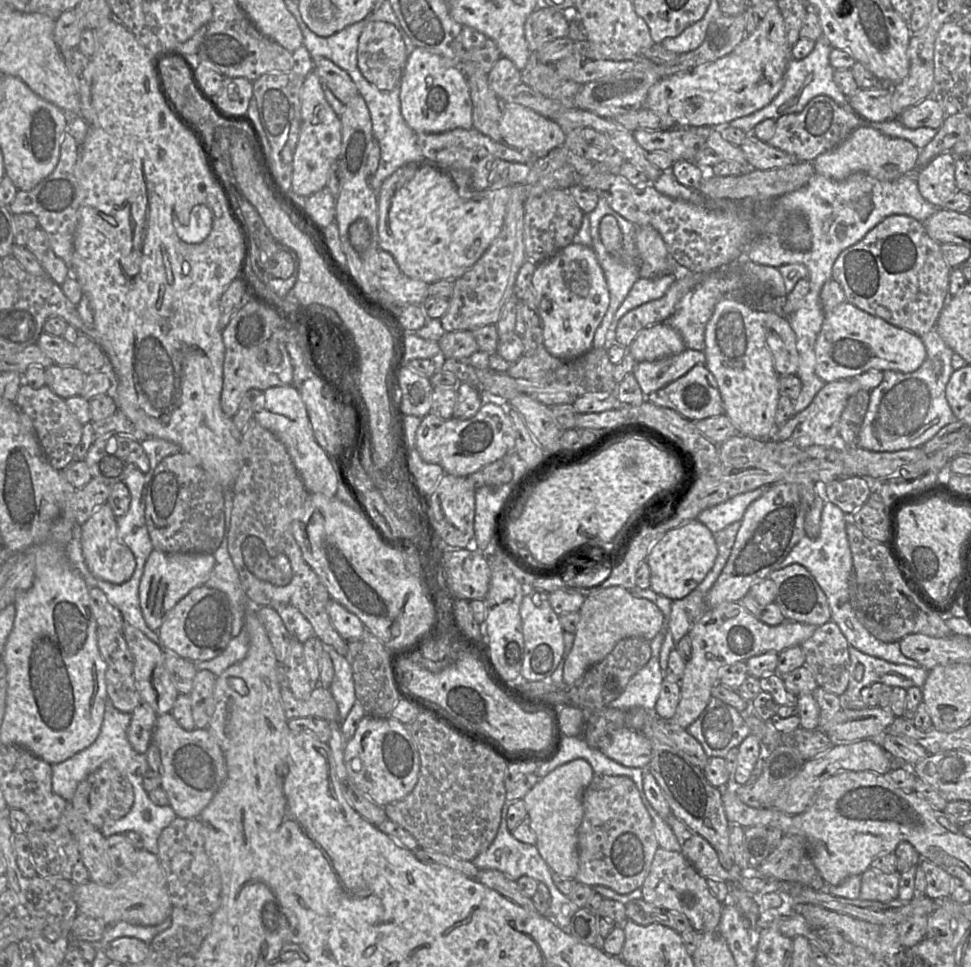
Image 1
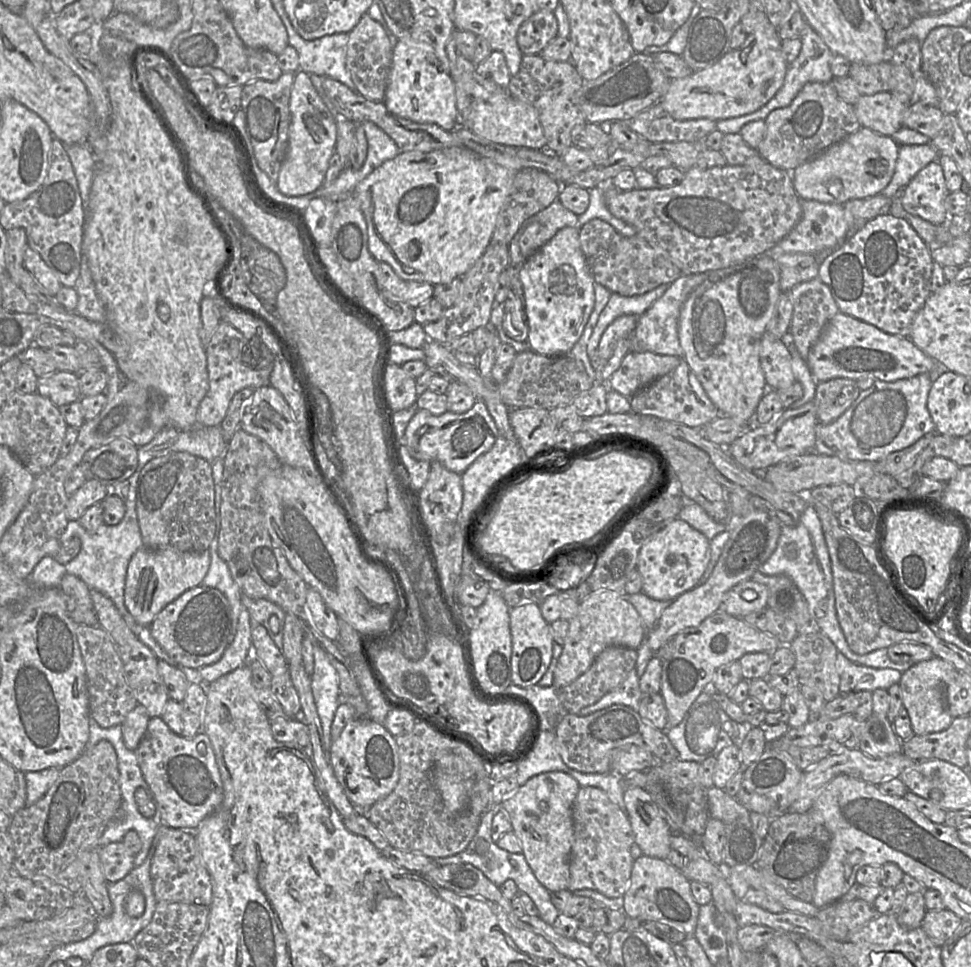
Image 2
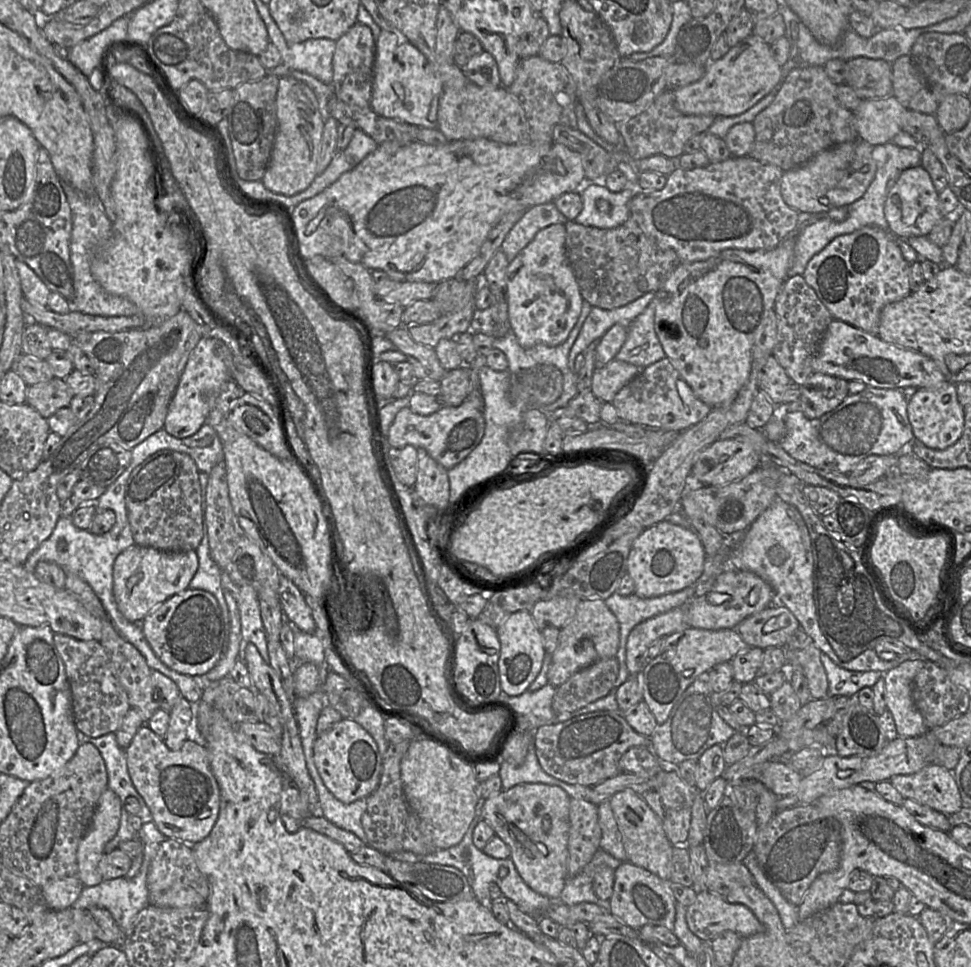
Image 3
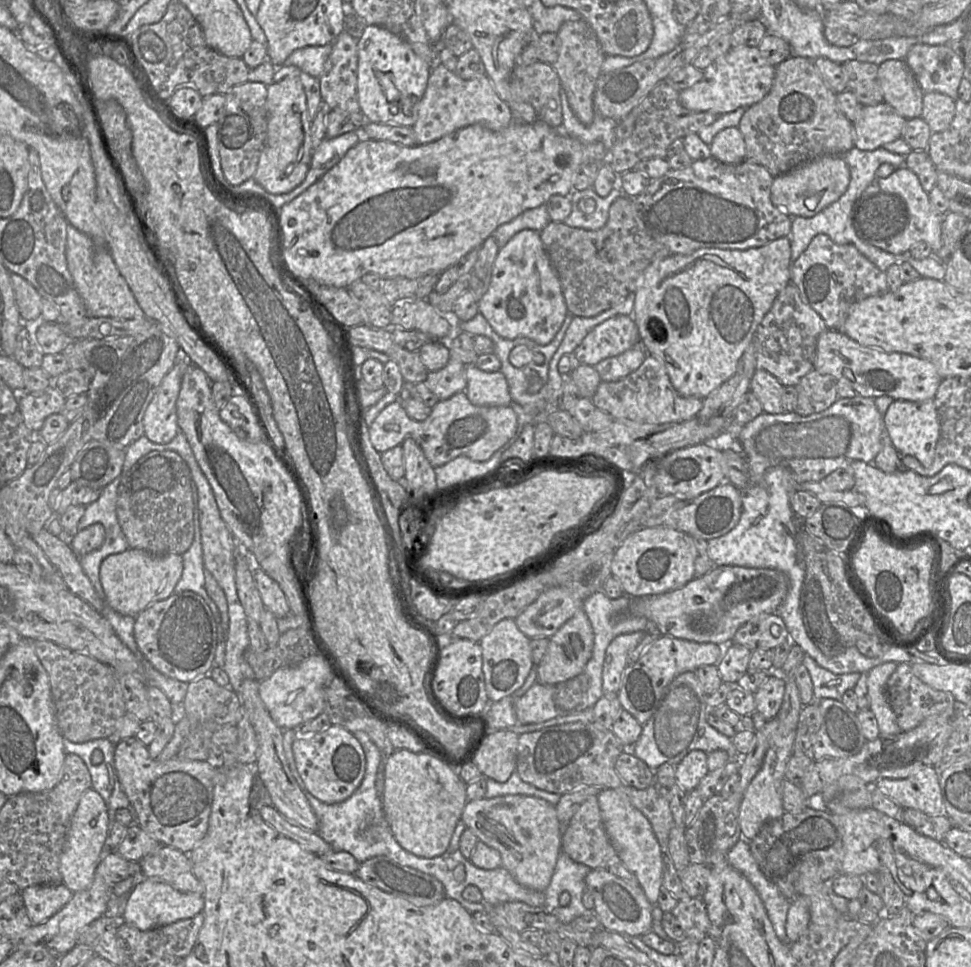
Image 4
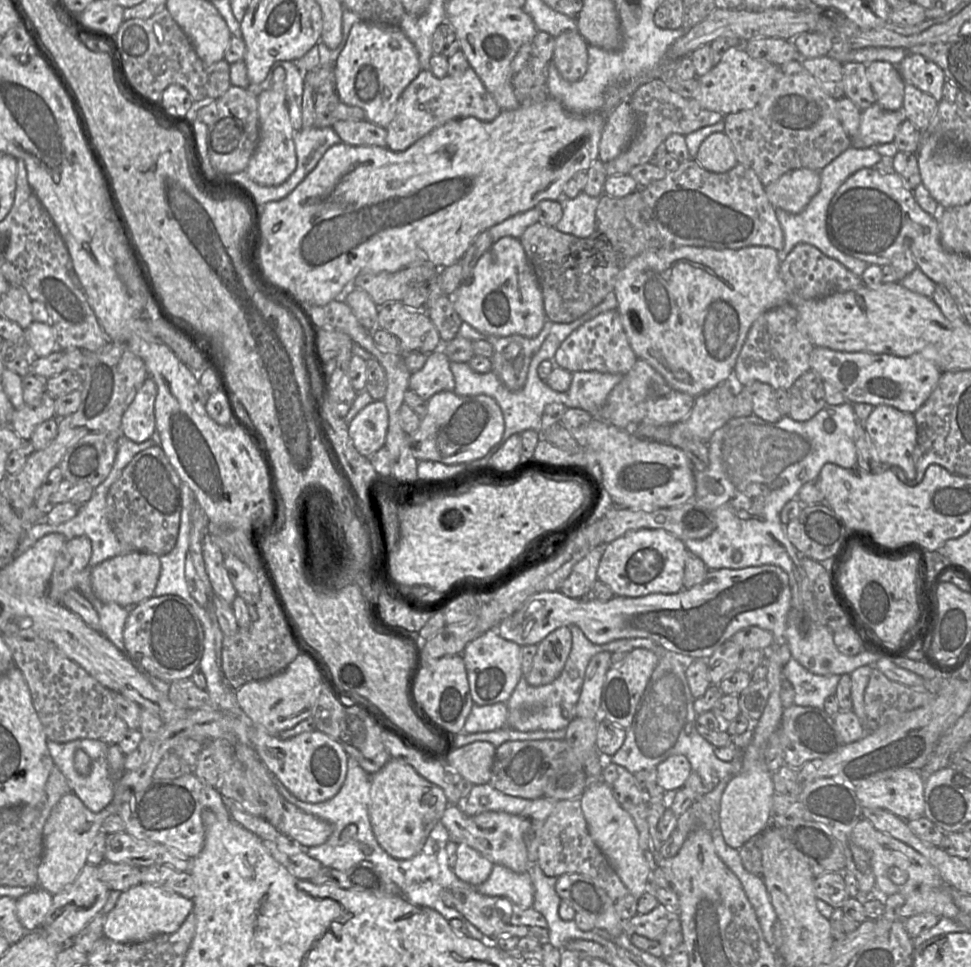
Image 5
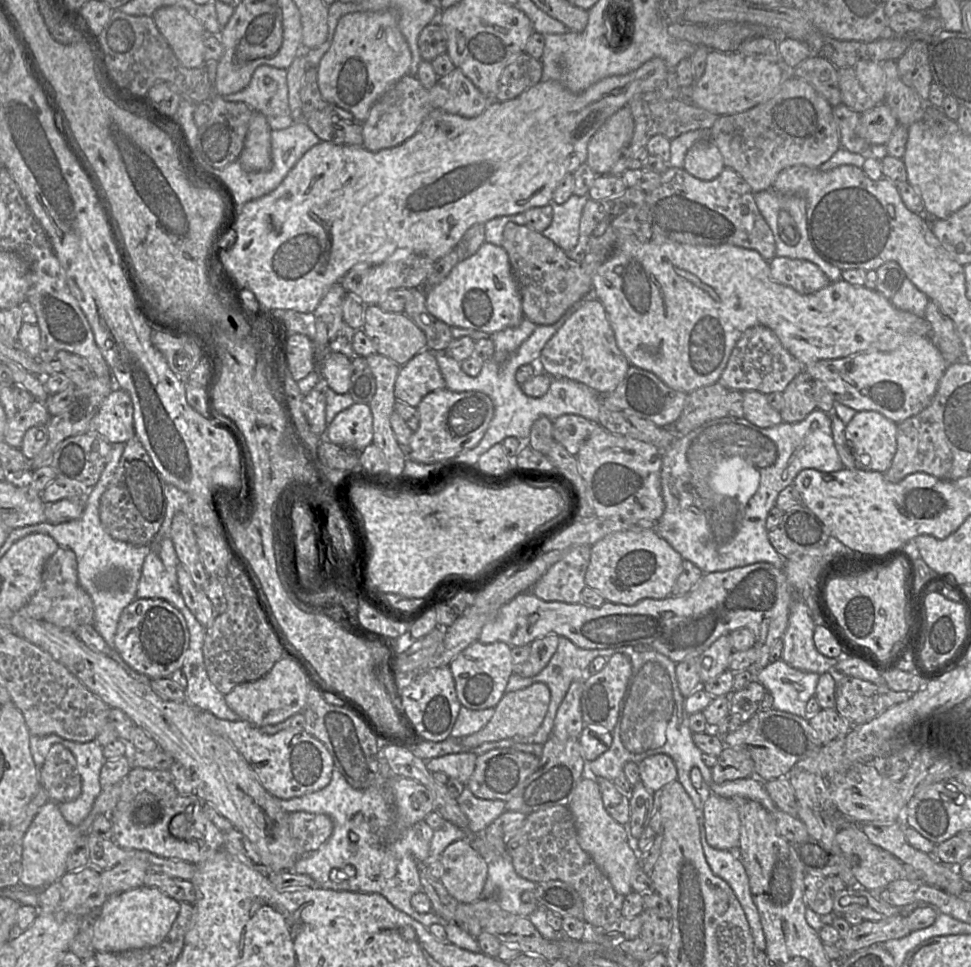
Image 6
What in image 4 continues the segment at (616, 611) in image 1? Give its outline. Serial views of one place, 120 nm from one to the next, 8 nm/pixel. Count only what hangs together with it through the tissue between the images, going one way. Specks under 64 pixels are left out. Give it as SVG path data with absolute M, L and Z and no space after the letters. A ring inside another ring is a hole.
M579 609L553 636L549 638L547 652L537 666L537 682L557 685L584 673L586 664L592 656L594 632L584 609Z

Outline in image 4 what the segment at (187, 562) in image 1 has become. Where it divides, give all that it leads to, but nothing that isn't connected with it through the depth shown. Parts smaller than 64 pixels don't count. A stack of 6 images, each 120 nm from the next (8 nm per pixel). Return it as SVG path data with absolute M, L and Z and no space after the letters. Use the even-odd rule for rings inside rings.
M128 548L103 560L99 579L105 604L119 614L136 617L155 602L175 593L175 586L183 572L182 556L178 554L155 555L147 551Z

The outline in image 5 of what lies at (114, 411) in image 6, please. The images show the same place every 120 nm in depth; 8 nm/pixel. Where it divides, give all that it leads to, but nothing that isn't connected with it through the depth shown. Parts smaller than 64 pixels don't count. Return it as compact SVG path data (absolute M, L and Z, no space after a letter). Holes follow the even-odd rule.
M147 378L123 414L121 421L123 437L141 443L153 436L155 433L156 395L155 382L151 378Z

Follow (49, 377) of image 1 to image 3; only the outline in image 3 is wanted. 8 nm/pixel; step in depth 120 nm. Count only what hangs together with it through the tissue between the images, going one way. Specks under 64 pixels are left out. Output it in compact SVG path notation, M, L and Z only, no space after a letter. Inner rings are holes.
M64 379L51 380L26 388L26 402L40 415L48 419L61 408L69 407L73 393Z

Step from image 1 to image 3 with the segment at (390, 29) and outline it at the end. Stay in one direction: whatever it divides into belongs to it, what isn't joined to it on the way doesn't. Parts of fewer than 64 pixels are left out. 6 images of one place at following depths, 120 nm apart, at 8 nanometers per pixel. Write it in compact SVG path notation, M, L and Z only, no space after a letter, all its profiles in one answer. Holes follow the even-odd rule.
M356 22L336 41L333 55L333 94L341 101L360 108L370 108L373 86L373 67L376 56L376 39L372 30Z

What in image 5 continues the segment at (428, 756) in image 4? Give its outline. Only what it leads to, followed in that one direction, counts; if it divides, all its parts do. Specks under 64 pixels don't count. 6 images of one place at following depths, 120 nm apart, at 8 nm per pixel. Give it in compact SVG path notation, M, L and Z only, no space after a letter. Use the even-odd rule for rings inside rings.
M393 758L370 776L368 811L378 844L393 858L406 860L414 857L449 806L443 790L420 776L409 764Z

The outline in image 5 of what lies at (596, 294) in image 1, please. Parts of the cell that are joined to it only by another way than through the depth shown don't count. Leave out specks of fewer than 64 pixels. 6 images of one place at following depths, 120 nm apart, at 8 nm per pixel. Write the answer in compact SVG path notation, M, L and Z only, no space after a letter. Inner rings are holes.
M510 236L495 241L477 261L470 278L448 297L462 322L483 334L534 338L547 320L535 273L520 240Z

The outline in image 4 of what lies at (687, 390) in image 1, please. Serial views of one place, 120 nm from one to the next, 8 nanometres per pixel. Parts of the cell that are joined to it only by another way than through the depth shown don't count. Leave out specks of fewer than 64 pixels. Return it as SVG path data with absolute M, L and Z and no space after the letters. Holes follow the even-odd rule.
M650 355L637 370L625 378L614 382L601 382L591 401L597 409L608 413L614 420L653 425L690 420L695 418L703 407L703 399L679 394L663 364Z

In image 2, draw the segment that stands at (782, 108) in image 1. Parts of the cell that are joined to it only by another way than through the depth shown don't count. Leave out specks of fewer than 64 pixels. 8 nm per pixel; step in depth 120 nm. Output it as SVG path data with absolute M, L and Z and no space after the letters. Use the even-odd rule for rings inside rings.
M805 24L799 39L802 42L801 51L797 58L788 64L783 85L777 91L777 93L764 106L753 113L716 121L717 130L722 132L724 135L739 133L745 124L755 120L764 120L773 110L784 108L790 105L790 103L806 83L828 83L833 80L834 77L830 69L830 61L833 54L823 39L817 34L815 30L812 29L809 24Z

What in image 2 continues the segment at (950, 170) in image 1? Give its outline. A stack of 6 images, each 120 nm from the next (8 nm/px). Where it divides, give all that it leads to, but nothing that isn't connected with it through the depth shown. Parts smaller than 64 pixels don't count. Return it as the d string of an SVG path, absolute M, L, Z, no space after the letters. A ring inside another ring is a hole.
M935 160L920 170L896 198L906 212L938 226L948 220L945 201L949 193L943 169Z

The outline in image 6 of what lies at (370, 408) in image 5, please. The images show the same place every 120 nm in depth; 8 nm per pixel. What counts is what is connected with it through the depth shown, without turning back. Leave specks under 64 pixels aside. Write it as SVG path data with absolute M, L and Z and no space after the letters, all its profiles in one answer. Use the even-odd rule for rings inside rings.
M353 404L327 425L324 439L361 452L373 441L373 416L368 404Z

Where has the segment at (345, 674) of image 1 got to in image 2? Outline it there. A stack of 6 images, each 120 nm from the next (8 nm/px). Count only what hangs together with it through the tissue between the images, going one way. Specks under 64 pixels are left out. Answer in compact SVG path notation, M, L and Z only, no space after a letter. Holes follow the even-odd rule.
M319 643L314 647L314 671L310 677L323 735L330 738L331 724L340 705L339 679L330 654Z

